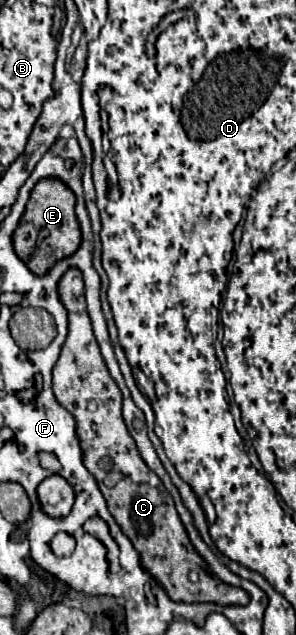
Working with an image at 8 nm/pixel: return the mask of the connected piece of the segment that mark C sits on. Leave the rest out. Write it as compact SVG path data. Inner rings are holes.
M69 268L61 276L59 300L69 314L69 334L61 348L59 360L53 366L53 392L57 402L75 416L77 434L83 444L83 462L95 476L115 522L139 552L143 570L153 576L175 602L215 602L235 606L249 604L249 594L243 588L221 582L209 570L207 562L197 554L175 510L173 498L163 488L157 474L151 472L139 456L135 440L131 438L121 416L121 390L109 376L105 360L99 352L99 344L93 336L79 268Z

